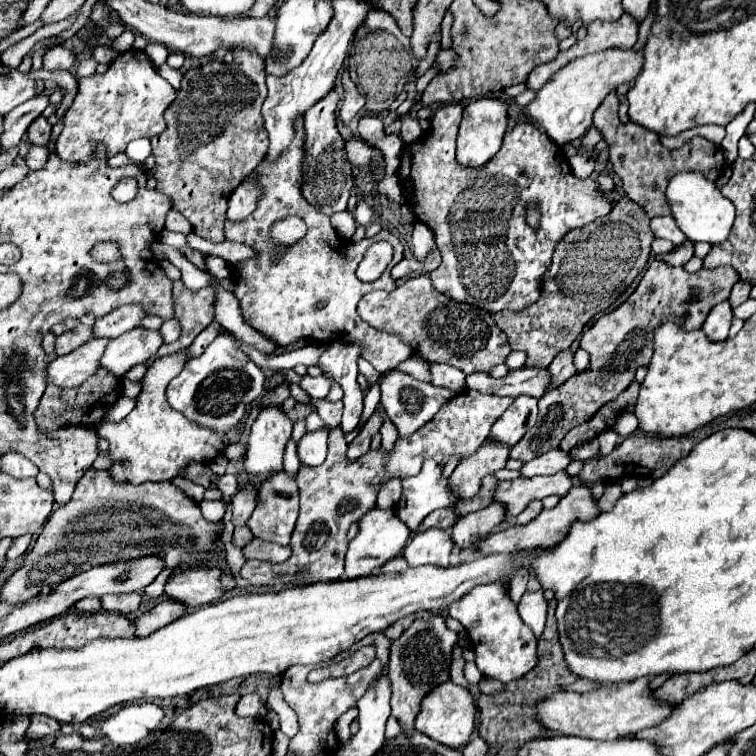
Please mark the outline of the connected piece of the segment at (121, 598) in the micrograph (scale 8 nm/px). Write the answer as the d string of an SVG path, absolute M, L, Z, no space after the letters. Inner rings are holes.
M105 594L101 598L101 606L103 610L109 612L119 612L119 614L133 614L137 612L141 604L141 596L139 594Z

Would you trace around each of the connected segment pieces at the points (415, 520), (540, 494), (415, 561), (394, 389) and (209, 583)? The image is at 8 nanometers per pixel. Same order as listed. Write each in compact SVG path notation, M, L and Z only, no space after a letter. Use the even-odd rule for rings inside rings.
M427 460L417 476L401 480L403 484L403 504L397 510L399 518L409 526L411 532L423 522L427 514L439 508L453 506L459 496L451 490L449 480L443 478L443 466L435 460Z
M559 472L553 476L535 476L531 480L515 478L511 482L497 482L493 502L505 506L507 518L515 518L531 500L543 500L549 494L565 496L571 490L571 480L571 476Z
M427 530L423 534L415 534L411 542L403 550L403 558L409 566L433 564L439 568L449 568L449 556L453 550L451 536L445 530Z
M391 370L383 380L381 380L381 404L389 416L389 420L395 424L397 432L401 438L411 436L413 432L417 432L425 422L429 422L437 410L451 400L451 396L455 396L453 392L445 390L445 388L435 388L433 384L427 382L419 382L415 378L411 378L409 374L403 374L399 370Z
M187 568L175 572L167 584L165 594L171 600L183 602L185 606L205 606L223 598L221 588L221 568Z

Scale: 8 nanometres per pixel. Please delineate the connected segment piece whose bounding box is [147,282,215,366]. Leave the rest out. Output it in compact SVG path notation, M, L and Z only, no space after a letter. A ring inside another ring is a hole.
M173 282L173 300L175 300L175 316L181 322L181 336L177 342L161 346L159 352L147 362L147 366L151 366L151 362L155 362L161 356L169 356L187 348L195 340L195 336L213 322L213 306L215 306L213 290L179 294L179 282Z

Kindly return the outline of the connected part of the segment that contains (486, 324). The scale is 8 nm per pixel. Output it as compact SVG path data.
M427 274L409 278L393 292L369 292L357 306L359 316L373 328L399 334L415 356L427 362L441 362L463 370L465 374L489 372L493 366L503 364L511 352L507 334L499 330L493 316L477 306L455 302L437 292Z

